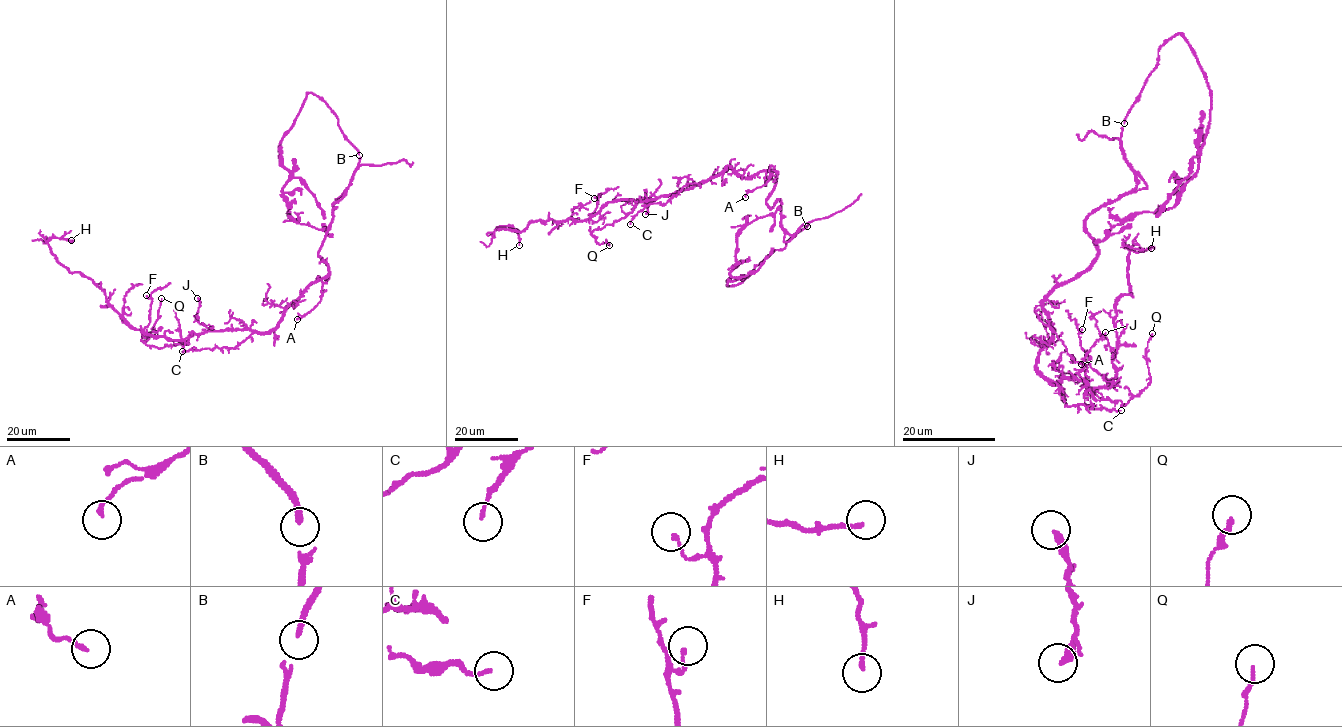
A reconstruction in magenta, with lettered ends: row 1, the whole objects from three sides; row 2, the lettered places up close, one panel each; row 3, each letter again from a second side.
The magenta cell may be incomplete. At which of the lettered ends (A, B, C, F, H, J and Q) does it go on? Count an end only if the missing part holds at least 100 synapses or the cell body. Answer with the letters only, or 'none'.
none

